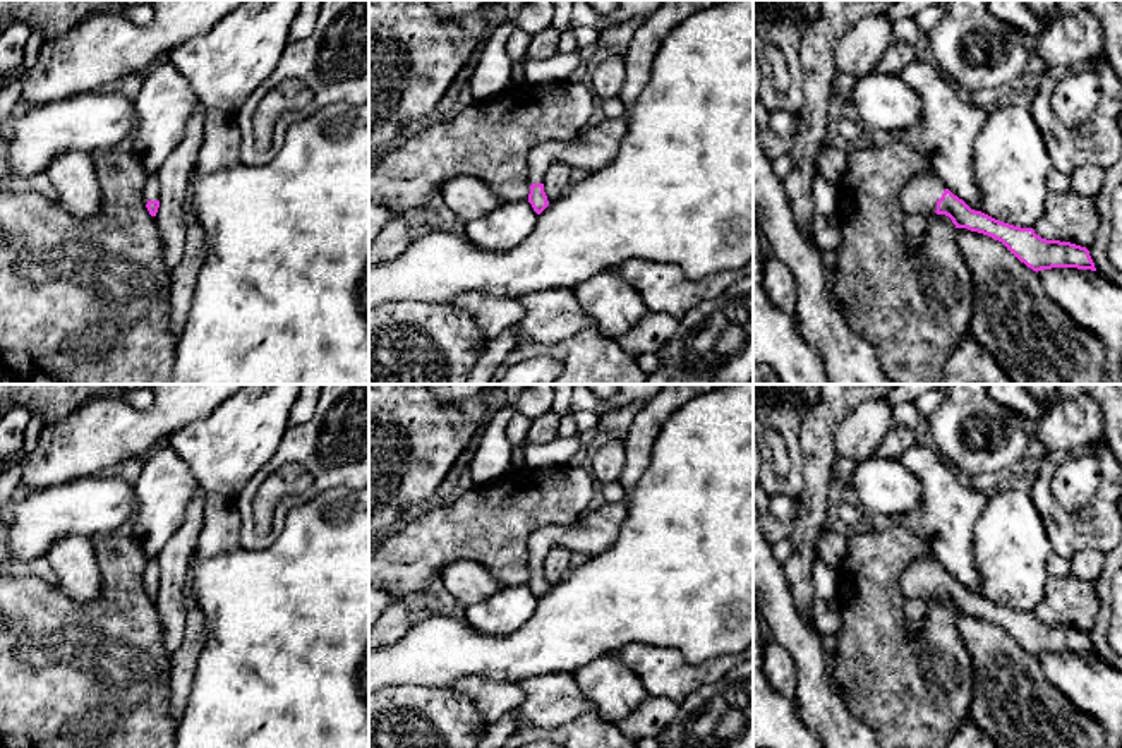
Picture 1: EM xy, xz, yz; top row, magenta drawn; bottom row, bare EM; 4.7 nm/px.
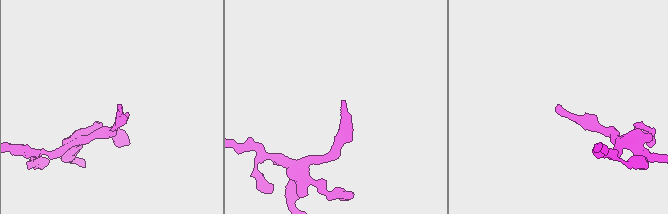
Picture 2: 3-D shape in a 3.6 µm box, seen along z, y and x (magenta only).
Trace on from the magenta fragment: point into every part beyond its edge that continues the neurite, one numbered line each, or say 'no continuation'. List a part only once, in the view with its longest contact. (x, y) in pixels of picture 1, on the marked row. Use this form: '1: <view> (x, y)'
1: yz (922, 193)

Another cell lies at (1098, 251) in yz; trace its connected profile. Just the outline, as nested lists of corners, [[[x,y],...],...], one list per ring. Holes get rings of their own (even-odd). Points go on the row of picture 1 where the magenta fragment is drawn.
[[[1122,153],[1117,163],[1112,168],[1105,170],[1105,180],[1096,197],[1096,206],[1100,213],[1100,228],[1088,250],[1095,262],[1096,271],[1103,274],[1107,280],[1122,287],[1122,271],[1110,261],[1107,249],[1112,228],[1112,214],[1110,214],[1112,194],[1120,185],[1122,185]]]

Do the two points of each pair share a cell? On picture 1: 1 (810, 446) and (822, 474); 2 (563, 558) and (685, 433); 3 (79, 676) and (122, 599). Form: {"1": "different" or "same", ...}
{"1": "same", "2": "different", "3": "same"}

